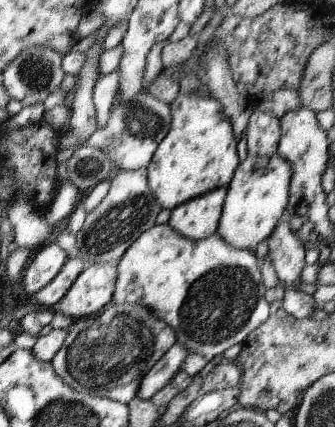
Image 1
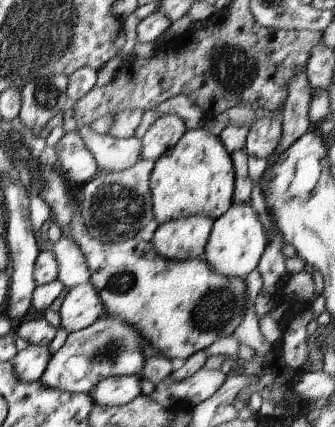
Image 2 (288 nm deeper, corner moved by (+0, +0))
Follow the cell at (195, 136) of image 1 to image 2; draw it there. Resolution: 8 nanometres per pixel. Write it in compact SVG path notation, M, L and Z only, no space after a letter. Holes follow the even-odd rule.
M203 128L189 130L173 148L155 160L149 176L149 190L153 220L157 220L159 226L191 216L207 216L217 220L233 206L235 170L231 154L225 152L217 136L211 136Z

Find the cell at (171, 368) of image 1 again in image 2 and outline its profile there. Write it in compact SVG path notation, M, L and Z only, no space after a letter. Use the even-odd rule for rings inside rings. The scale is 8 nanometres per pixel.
M111 376L99 380L87 394L95 402L95 406L103 408L117 408L125 406L133 398L141 394L139 382L141 376Z

